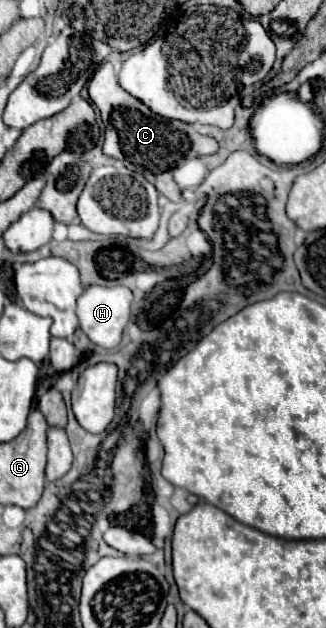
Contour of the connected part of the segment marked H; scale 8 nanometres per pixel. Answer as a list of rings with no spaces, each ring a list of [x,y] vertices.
[[[88,286],[78,296],[78,320],[82,332],[102,348],[116,348],[122,340],[122,330],[130,320],[130,302],[132,292],[126,286]]]

